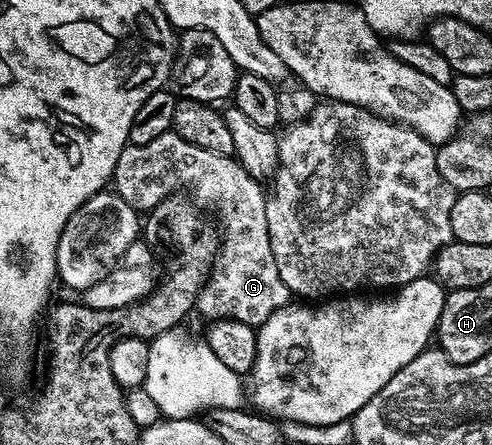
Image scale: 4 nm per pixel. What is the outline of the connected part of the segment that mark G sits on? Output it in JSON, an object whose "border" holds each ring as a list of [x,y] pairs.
{"border":[[[173,131],[157,135],[150,143],[140,145],[127,144],[121,151],[121,159],[117,159],[113,178],[114,192],[118,193],[125,203],[129,203],[137,211],[149,211],[157,203],[172,196],[181,185],[192,185],[203,197],[211,197],[223,220],[219,256],[209,270],[207,282],[199,291],[197,298],[198,312],[203,312],[207,319],[228,317],[241,323],[258,327],[263,321],[283,305],[292,300],[293,294],[285,287],[285,279],[281,279],[281,271],[277,271],[277,259],[273,259],[273,247],[269,243],[269,219],[265,219],[265,207],[268,194],[263,193],[264,186],[245,171],[234,156],[217,155],[213,151],[205,151],[201,147],[193,147],[181,135]]]}

